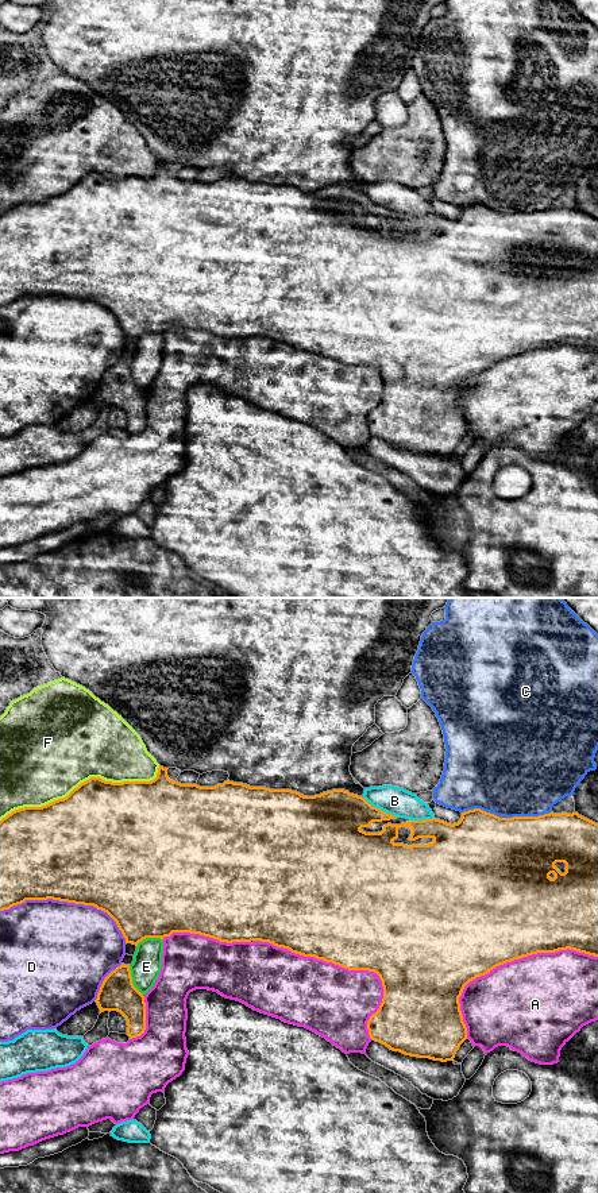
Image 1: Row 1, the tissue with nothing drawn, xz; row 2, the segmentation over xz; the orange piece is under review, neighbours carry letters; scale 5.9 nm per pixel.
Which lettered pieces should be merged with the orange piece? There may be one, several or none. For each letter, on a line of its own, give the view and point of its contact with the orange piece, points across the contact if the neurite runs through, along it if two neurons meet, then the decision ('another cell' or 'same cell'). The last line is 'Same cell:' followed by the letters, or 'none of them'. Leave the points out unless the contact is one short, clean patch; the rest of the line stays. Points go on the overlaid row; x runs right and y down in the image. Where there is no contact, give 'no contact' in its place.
A: contact xz (505, 962); another cell
B: contact xz (381, 810); another cell
C: contact xz (506, 818); another cell
D: contact xz (69, 902); another cell
E: contact xz (131, 980); another cell
F: contact xz (84, 782); another cell
Same cell: none of them

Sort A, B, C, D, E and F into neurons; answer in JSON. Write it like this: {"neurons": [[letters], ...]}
{"neurons": [["A"], ["B"], ["C", "E"], ["D"], ["F"]]}

